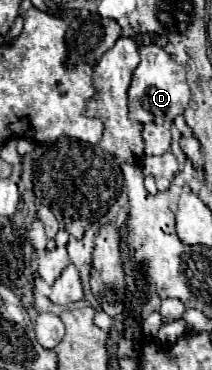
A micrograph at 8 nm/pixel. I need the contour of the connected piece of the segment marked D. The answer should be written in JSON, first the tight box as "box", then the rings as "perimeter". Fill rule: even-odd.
{"box":[128,44,190,122],"perimeter":[[[150,44],[140,48],[140,64],[132,74],[128,90],[128,110],[130,118],[136,122],[172,122],[178,114],[184,112],[190,100],[190,88],[186,84],[184,68],[160,46]]]}

